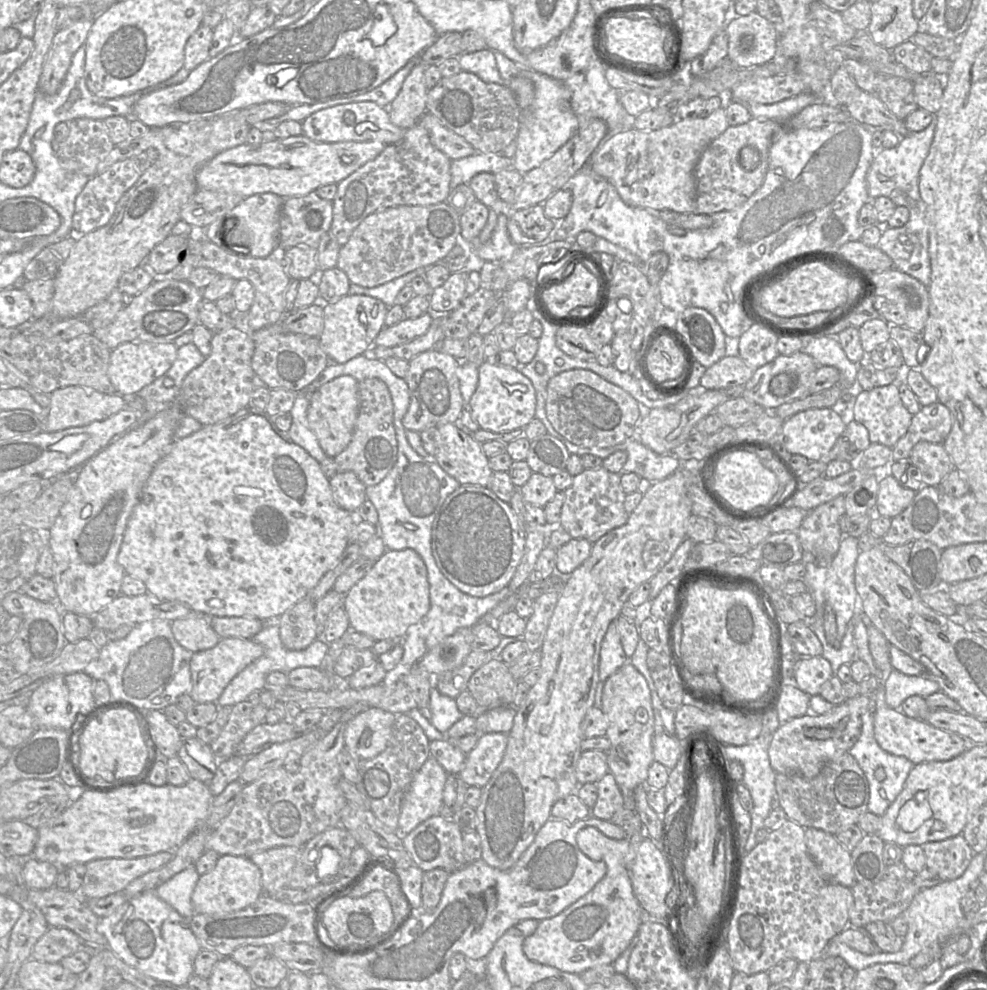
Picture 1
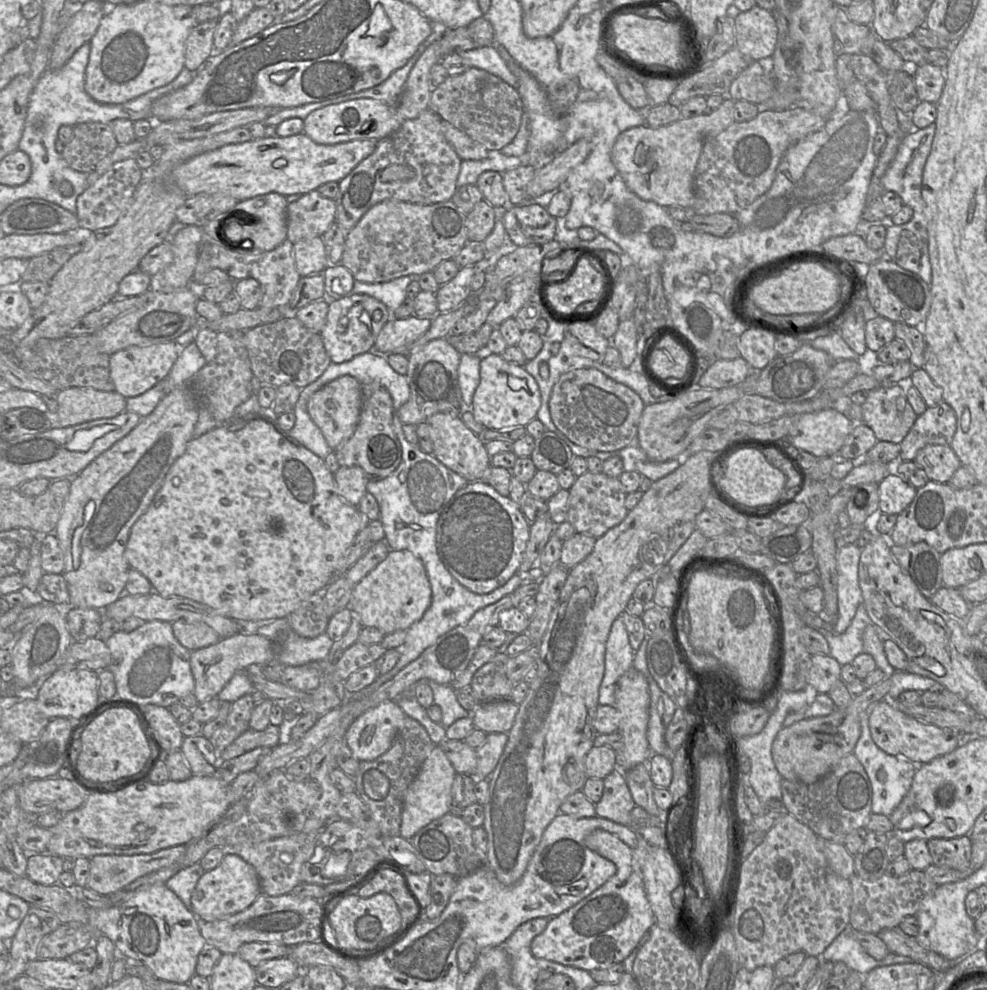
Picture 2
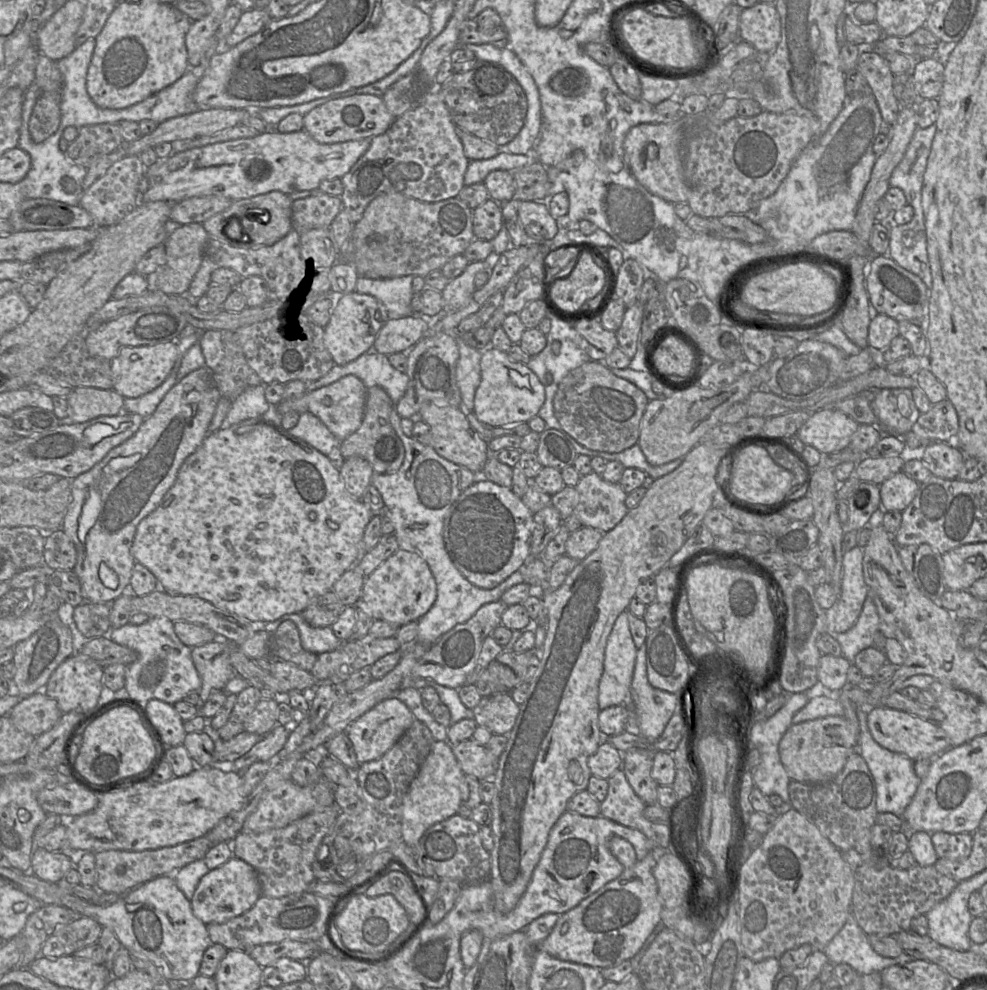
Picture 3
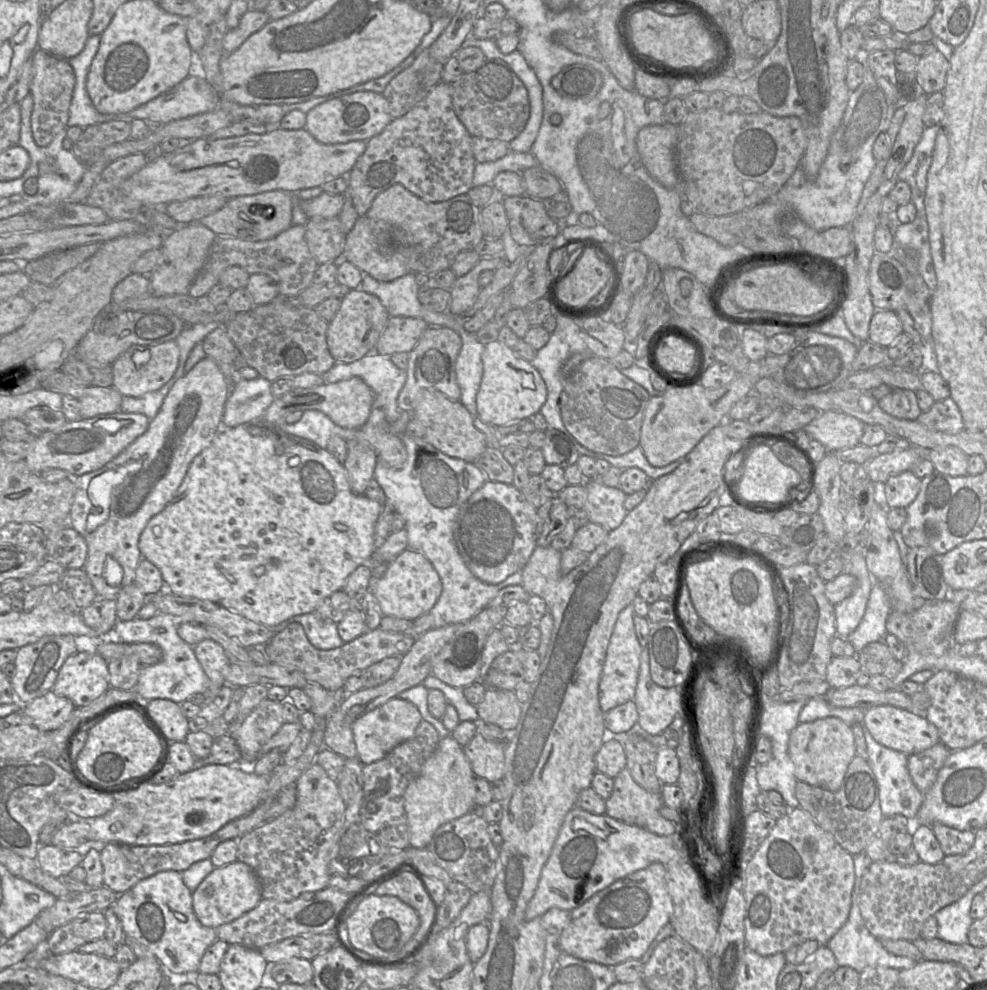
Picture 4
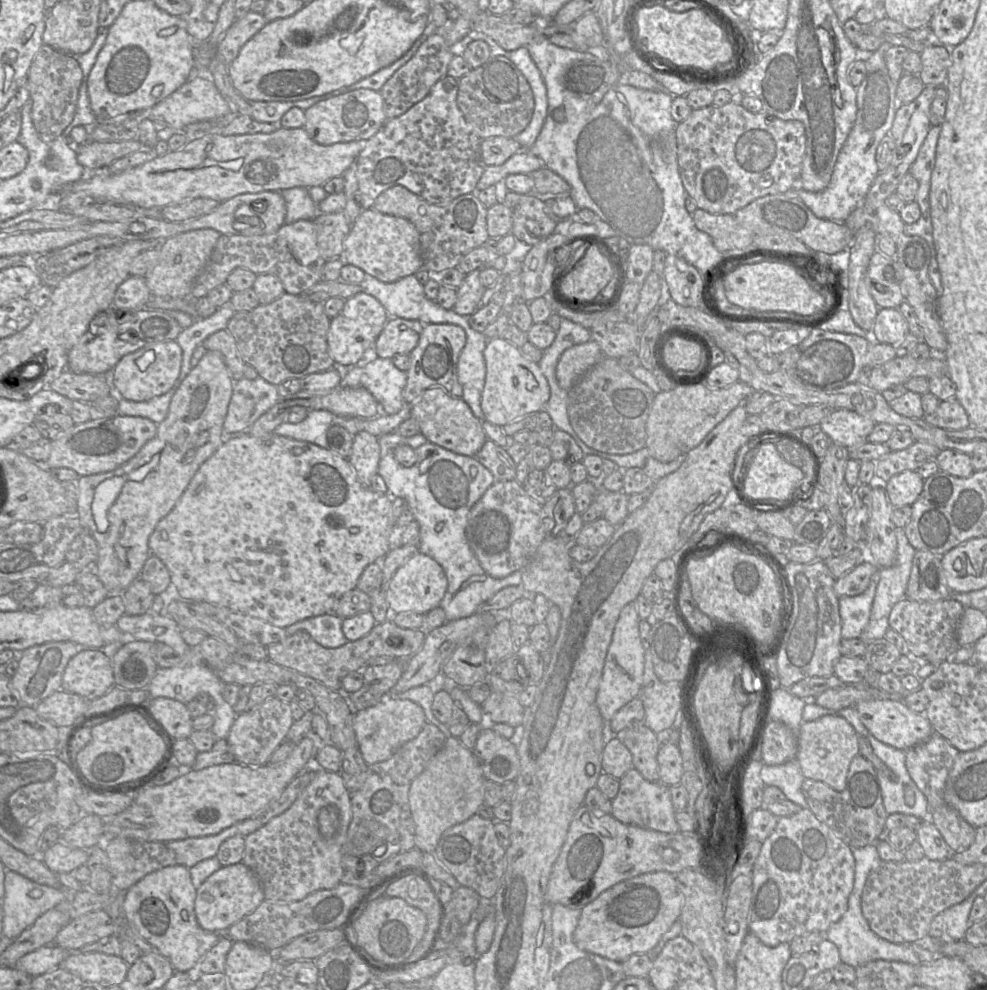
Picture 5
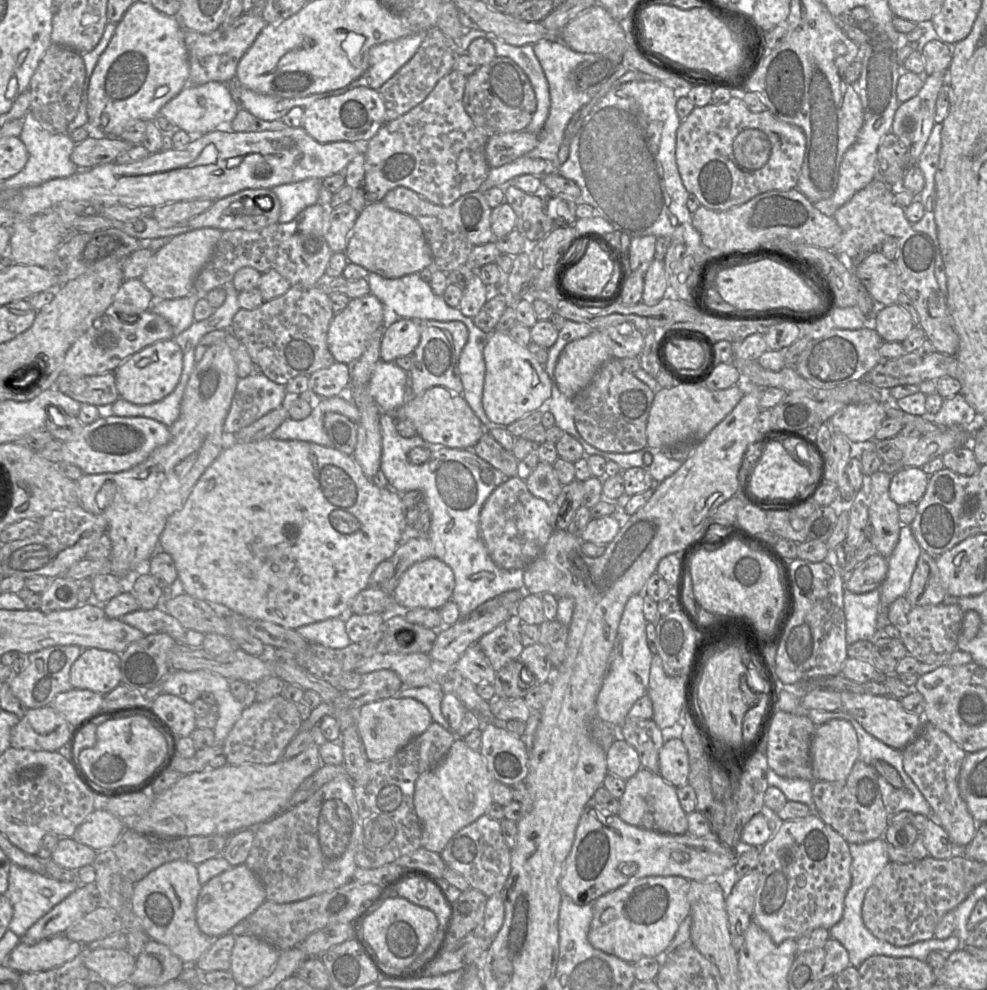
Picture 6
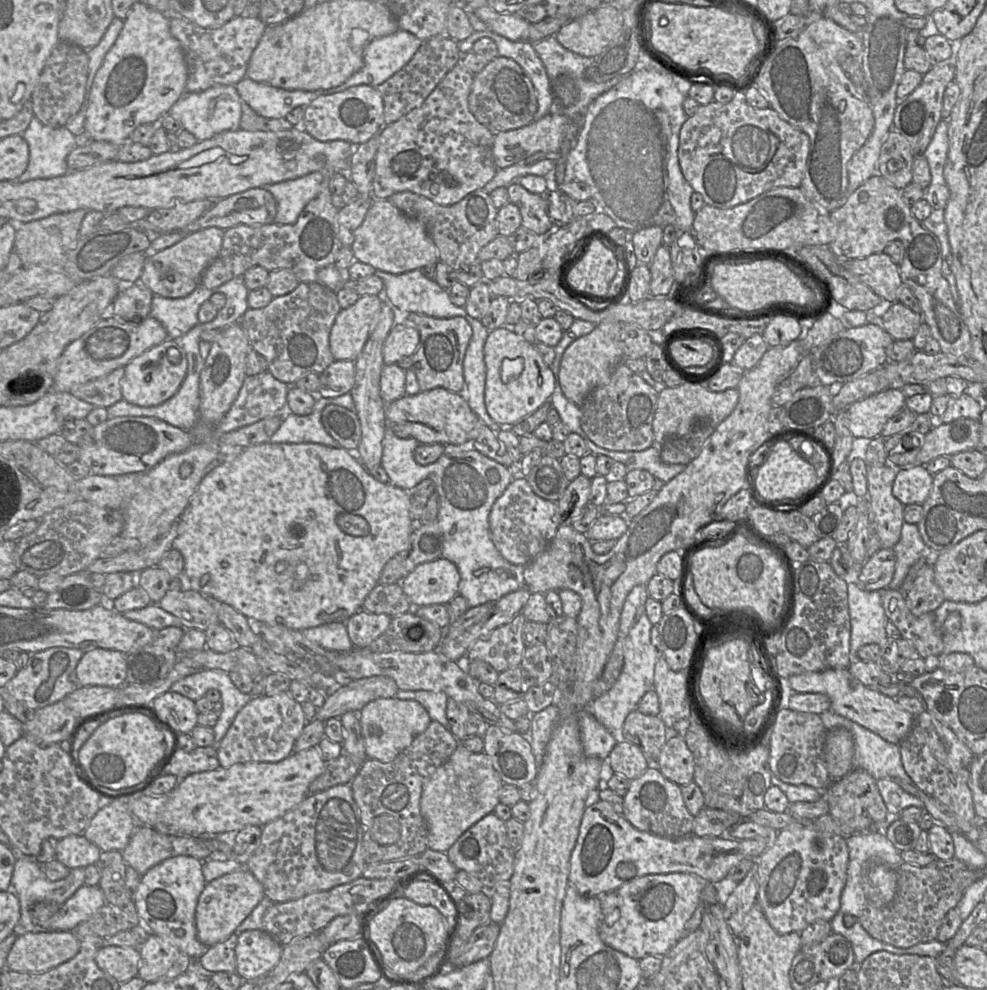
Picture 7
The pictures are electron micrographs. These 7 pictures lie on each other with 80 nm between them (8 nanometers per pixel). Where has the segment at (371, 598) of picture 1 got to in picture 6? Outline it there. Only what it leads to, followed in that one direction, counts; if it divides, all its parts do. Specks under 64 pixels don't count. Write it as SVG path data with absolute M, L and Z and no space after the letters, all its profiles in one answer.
M429 557L401 575L392 595L398 610L440 609L451 599L454 587L452 569L442 560Z

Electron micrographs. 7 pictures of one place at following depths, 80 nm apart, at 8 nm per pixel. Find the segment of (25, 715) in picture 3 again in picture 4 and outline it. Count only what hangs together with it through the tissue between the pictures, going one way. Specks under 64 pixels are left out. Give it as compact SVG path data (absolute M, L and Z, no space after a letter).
M51 690L24 705L21 711L39 730L49 732L61 727L70 718L75 708L71 700L56 695Z

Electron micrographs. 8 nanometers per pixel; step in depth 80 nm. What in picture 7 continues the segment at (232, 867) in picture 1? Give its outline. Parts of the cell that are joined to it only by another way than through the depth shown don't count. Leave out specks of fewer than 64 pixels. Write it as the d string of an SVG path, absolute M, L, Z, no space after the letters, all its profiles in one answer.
M246 867L206 883L196 906L198 940L207 947L224 942L265 896L264 887Z

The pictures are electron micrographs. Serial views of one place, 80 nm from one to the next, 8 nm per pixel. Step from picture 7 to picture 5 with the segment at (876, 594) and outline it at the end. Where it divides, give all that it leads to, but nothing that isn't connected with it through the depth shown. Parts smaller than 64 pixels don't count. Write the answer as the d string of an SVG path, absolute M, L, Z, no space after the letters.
M878 573L874 575L867 589L856 596L839 598L842 639L859 638L867 625L878 585Z

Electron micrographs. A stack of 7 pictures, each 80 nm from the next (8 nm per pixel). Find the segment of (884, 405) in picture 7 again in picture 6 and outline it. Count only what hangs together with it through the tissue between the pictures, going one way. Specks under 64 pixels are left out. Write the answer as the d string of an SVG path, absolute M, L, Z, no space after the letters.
M881 403L849 404L837 411L828 424L833 431L844 434L853 443L870 442L887 418Z

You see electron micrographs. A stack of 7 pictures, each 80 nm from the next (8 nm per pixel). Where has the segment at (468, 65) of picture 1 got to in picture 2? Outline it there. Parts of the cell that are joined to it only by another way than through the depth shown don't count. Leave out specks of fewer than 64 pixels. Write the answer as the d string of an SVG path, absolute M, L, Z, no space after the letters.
M492 45L459 53L470 67L486 70L493 75L500 77L515 89L518 89L518 81L516 77Z

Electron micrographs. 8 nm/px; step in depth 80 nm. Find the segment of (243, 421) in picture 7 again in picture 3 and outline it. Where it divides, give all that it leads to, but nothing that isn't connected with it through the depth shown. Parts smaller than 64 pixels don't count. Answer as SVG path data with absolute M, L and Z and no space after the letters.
M247 386L246 389L231 403L225 419L225 425L232 426L247 419L269 416L272 406L265 398L265 386Z

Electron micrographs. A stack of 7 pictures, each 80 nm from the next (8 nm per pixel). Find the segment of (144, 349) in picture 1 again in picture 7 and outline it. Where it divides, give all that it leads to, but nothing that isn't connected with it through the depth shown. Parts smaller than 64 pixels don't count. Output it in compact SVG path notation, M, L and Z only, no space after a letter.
M167 338L125 365L124 376L120 382L122 398L141 407L160 405L178 391L187 368L188 361L184 349L175 340Z

